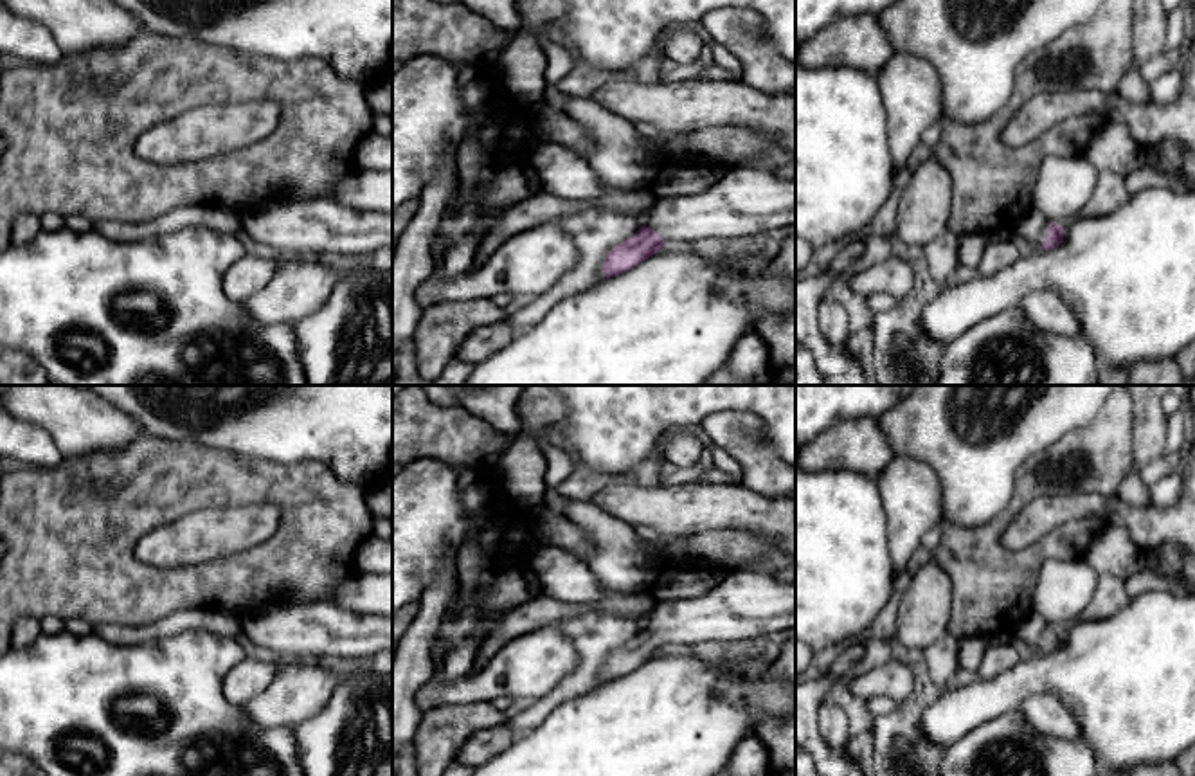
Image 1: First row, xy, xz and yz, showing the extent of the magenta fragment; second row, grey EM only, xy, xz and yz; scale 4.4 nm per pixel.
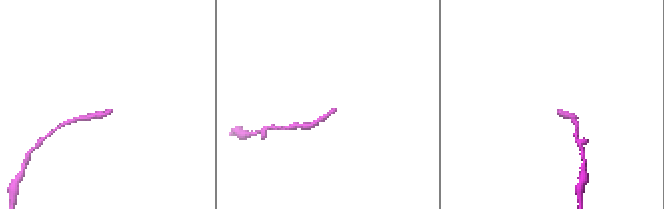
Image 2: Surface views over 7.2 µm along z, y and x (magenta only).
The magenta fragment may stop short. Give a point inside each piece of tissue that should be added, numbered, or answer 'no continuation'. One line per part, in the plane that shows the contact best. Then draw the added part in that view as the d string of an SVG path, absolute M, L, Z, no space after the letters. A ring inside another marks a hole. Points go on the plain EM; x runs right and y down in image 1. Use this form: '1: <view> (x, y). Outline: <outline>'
1: yz (1032, 632). Outline: M1031 610L1013 630L1011 639L1013 643L1020 645L1026 652L1040 652L1049 623L1035 610Z

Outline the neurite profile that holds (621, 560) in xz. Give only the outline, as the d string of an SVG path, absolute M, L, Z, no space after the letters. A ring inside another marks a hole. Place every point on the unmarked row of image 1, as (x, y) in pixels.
M569 501L565 511L589 537L592 551L587 564L608 591L637 594L653 589L659 578L655 556L635 528L590 502Z

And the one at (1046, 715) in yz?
M1029 695L1017 709L1024 715L1028 726L1038 735L1064 740L1082 740L1078 722L1053 695Z

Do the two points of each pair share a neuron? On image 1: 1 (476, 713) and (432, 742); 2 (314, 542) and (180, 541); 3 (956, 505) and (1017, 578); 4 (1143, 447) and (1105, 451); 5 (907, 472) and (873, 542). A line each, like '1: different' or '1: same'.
1: same
2: different
3: different
4: different
5: different

